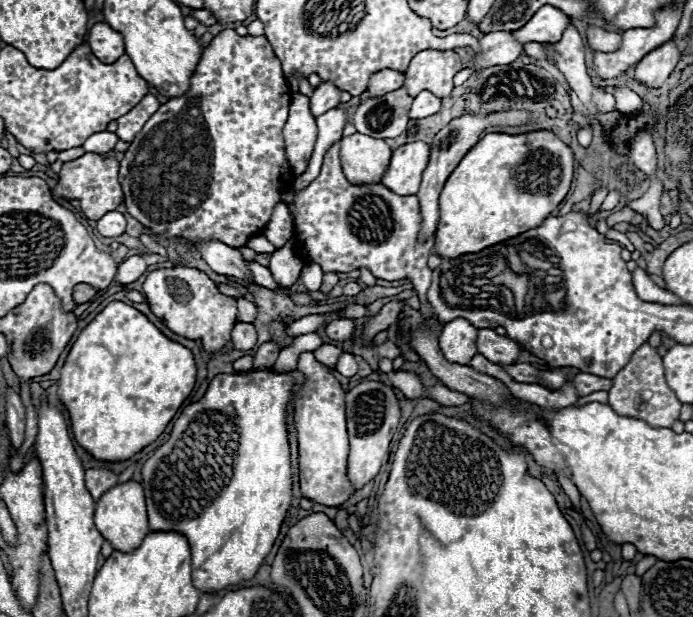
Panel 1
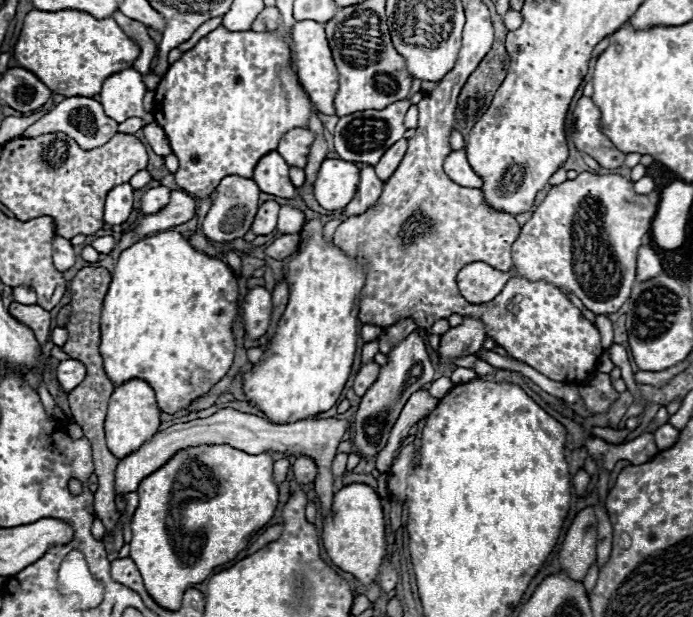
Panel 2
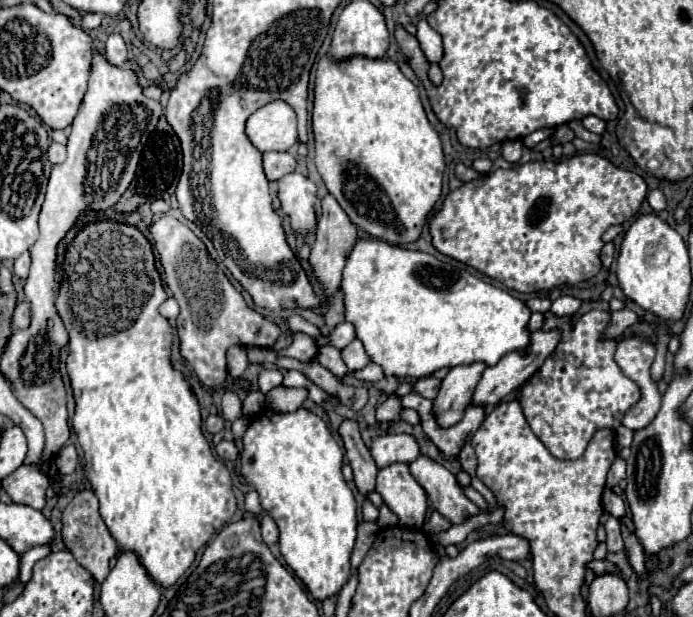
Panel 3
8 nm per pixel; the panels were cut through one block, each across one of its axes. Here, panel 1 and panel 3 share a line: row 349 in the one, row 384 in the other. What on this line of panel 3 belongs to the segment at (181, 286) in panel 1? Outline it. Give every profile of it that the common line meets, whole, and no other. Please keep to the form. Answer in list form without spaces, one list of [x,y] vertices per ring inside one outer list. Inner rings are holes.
[[[162,216],[148,226],[146,238],[158,252],[164,268],[166,286],[180,304],[176,330],[180,336],[180,356],[194,366],[198,380],[206,388],[218,388],[226,380],[226,354],[234,346],[272,348],[282,330],[266,320],[258,310],[250,308],[242,294],[228,282],[226,274],[210,258],[204,242],[182,222]]]

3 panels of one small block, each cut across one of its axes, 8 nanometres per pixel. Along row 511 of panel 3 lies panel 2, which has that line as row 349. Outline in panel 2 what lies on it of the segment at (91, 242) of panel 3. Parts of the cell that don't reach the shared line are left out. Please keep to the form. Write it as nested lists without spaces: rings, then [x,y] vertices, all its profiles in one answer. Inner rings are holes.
[[[160,232],[160,234],[148,236],[148,238],[132,244],[118,258],[118,264],[114,268],[112,282],[110,282],[110,288],[108,288],[104,306],[102,306],[100,354],[104,358],[106,376],[112,380],[114,386],[120,386],[120,384],[124,384],[128,380],[134,380],[134,378],[146,380],[154,388],[156,400],[158,400],[158,408],[162,412],[176,414],[176,412],[184,410],[192,400],[204,396],[228,372],[228,368],[232,366],[234,350],[236,350],[236,340],[234,340],[234,332],[232,330],[234,330],[234,322],[238,318],[238,300],[240,300],[240,290],[238,290],[238,282],[236,282],[236,276],[232,274],[232,270],[220,258],[212,258],[212,256],[206,256],[206,254],[200,254],[198,250],[194,250],[190,246],[190,240],[184,238],[182,234],[178,234],[178,232]]]

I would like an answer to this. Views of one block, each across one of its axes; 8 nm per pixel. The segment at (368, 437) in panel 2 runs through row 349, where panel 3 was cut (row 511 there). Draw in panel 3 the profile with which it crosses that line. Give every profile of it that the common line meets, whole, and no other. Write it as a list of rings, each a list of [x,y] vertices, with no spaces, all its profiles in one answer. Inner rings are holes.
[[[396,462],[386,468],[380,468],[376,478],[376,490],[382,494],[382,500],[388,504],[388,508],[398,514],[400,524],[404,528],[422,528],[428,498],[406,464]]]

